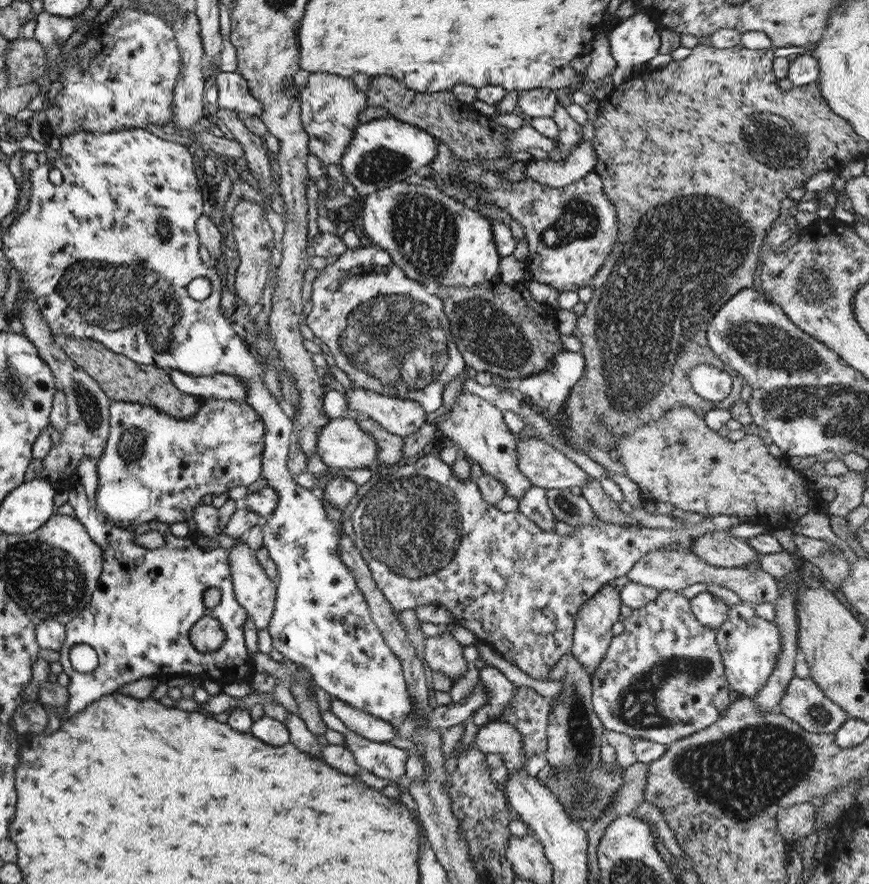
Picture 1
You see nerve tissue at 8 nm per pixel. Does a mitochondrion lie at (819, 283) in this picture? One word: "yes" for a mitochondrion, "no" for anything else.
yes

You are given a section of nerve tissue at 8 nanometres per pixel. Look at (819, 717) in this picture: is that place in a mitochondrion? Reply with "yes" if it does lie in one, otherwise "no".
yes

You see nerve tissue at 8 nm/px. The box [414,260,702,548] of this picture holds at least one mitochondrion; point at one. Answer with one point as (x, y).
(492, 335)

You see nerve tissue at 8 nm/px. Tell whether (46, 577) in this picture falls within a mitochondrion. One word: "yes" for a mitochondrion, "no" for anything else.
yes

